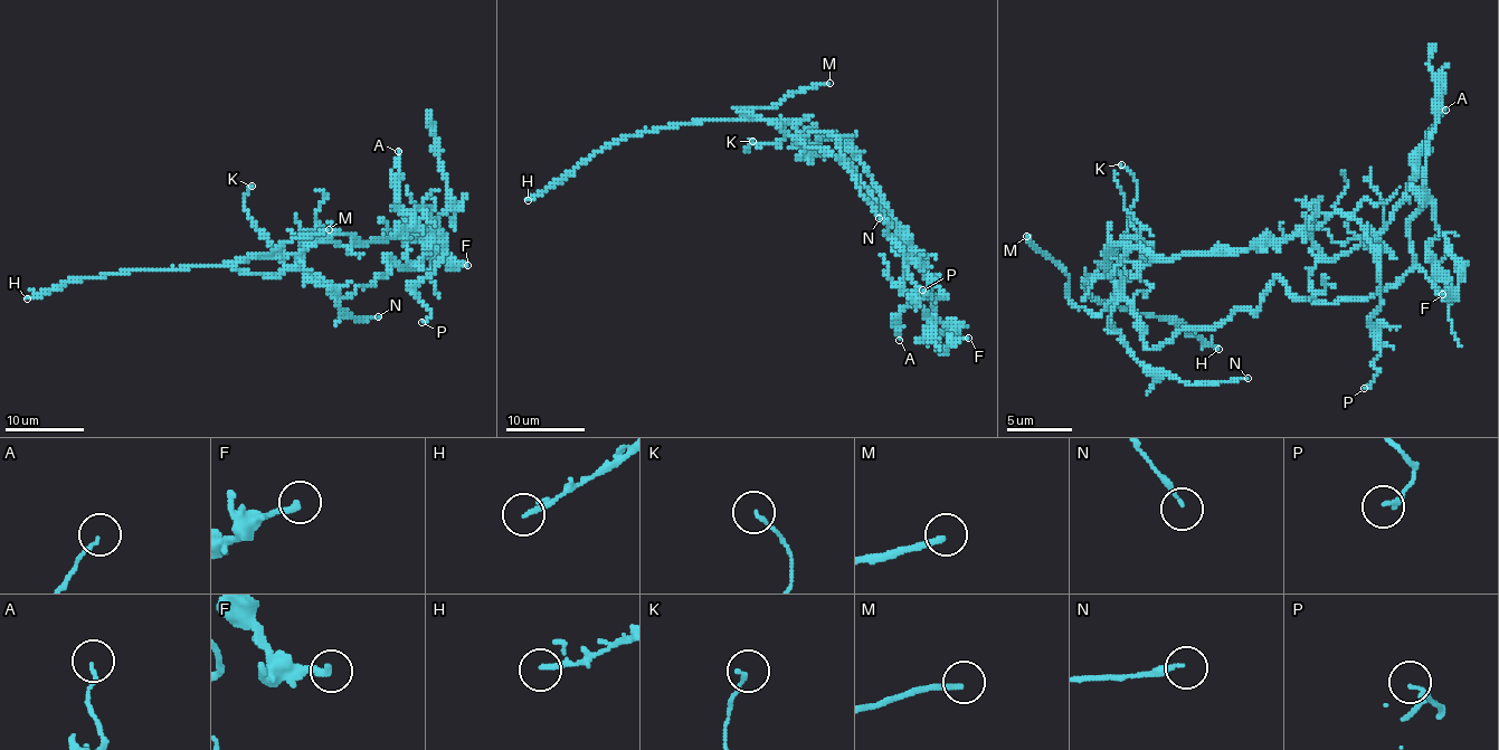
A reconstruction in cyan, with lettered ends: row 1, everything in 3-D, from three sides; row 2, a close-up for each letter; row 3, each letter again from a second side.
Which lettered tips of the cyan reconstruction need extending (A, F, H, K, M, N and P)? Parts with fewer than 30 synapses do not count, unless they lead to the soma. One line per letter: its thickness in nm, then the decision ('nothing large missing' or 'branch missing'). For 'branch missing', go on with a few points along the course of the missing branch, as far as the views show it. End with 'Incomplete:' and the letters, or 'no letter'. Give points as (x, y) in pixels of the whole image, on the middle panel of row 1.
A: calibre 110 nm; nothing large missing
F: calibre 240 nm; nothing large missing
H: calibre 110 nm; nothing large missing
K: calibre 130 nm; nothing large missing
M: calibre 200 nm; branch missing; course (829, 83), (851, 83), (885, 45), (889, 34), (919, 44), (957, 35)
N: calibre 130 nm; nothing large missing
P: calibre 150 nm; nothing large missing
Incomplete: M

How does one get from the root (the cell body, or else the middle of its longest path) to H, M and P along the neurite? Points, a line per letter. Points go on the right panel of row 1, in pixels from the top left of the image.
H: (1134, 316), (1134, 307), (1108, 277), (1085, 281), (1085, 291), (1094, 301), (1166, 316), (1218, 349)
M: (1134, 316), (1134, 307), (1118, 287), (1121, 291), (1098, 313), (1072, 304), (1069, 301), (1069, 277), (1026, 236)
P: (1134, 316), (1111, 245), (1231, 255), (1348, 212), (1381, 272), (1381, 355), (1364, 388)

